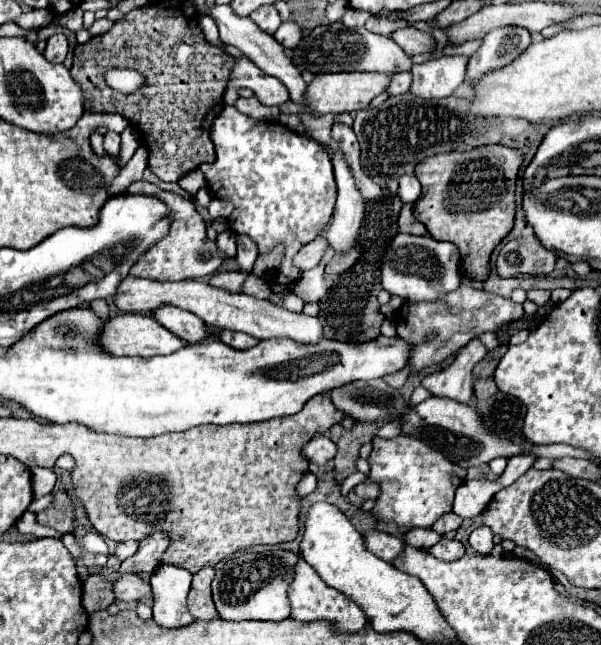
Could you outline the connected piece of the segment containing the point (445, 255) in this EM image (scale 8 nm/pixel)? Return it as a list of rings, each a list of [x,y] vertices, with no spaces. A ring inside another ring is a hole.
[[[397,232],[381,262],[381,286],[395,296],[409,302],[433,300],[441,294],[455,290],[463,280],[459,250],[451,242],[439,242],[431,236],[413,236]]]

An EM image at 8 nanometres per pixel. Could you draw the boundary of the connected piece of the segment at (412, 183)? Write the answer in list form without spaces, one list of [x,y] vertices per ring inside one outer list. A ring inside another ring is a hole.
[[[401,176],[399,178],[399,198],[403,202],[415,202],[421,194],[421,184],[415,176]]]

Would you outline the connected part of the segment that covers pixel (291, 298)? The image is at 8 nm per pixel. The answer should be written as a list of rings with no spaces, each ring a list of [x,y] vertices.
[[[271,294],[269,300],[271,300],[273,304],[279,304],[279,306],[283,306],[283,308],[287,308],[287,310],[293,310],[293,312],[301,312],[303,306],[305,306],[305,300],[303,300],[301,296],[297,296],[297,294],[289,294],[289,296],[285,296],[285,298],[279,298],[277,294]]]

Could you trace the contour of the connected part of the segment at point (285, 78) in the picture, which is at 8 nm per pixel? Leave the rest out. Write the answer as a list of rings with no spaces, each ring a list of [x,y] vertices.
[[[213,6],[211,12],[209,12],[209,16],[213,16],[213,20],[217,22],[221,40],[223,40],[225,44],[231,44],[231,46],[239,48],[239,50],[241,50],[251,62],[255,62],[265,74],[279,78],[279,80],[287,86],[287,90],[289,90],[293,102],[299,102],[299,104],[303,102],[303,94],[305,94],[307,84],[305,84],[305,80],[301,78],[301,72],[299,72],[299,70],[291,64],[291,60],[285,56],[283,46],[281,46],[273,36],[269,36],[269,34],[257,30],[257,26],[253,26],[253,22],[249,22],[249,18],[237,18],[237,16],[233,14],[231,6]]]

